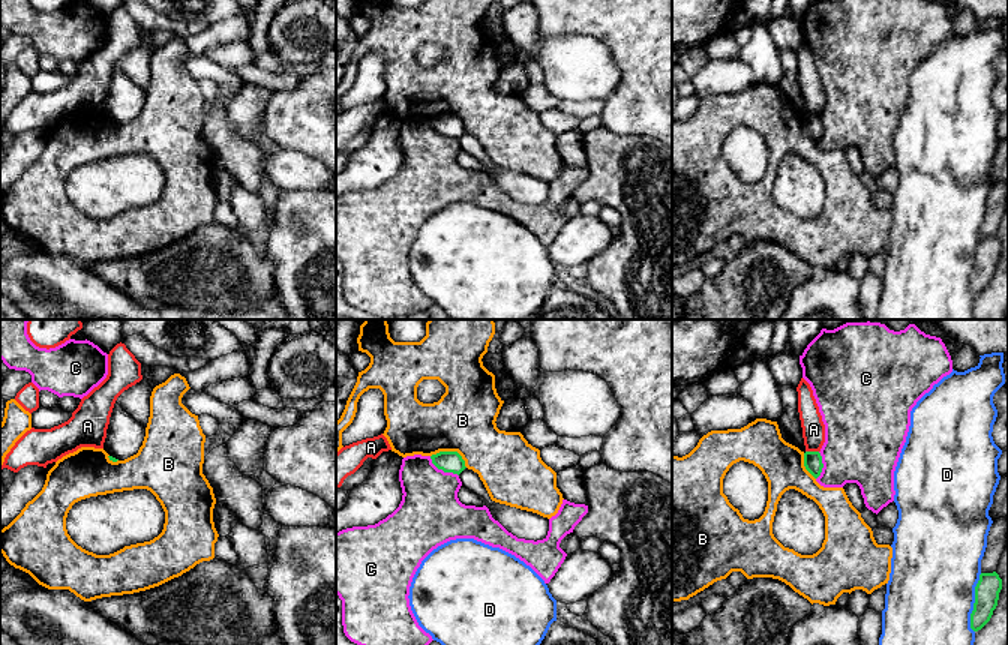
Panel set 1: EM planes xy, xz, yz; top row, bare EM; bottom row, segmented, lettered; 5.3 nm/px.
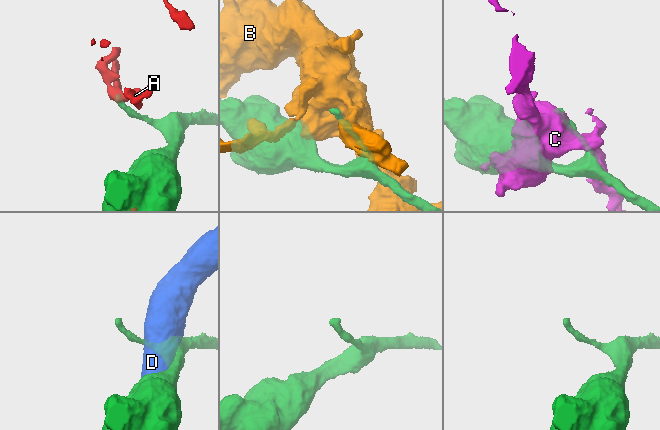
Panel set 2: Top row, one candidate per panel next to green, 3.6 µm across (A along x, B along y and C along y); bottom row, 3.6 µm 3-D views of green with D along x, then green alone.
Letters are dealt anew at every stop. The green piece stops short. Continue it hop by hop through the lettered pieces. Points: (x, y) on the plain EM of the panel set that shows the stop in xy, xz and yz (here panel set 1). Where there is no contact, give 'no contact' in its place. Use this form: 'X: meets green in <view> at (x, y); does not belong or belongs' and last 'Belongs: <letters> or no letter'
A: meets green in yz at (812, 116); does not belong
B: meets green in xz at (452, 116); does not belong
C: meets green in xz at (443, 134); does not belong
D: meets green in yz at (974, 267); does not belong
Belongs: no letter

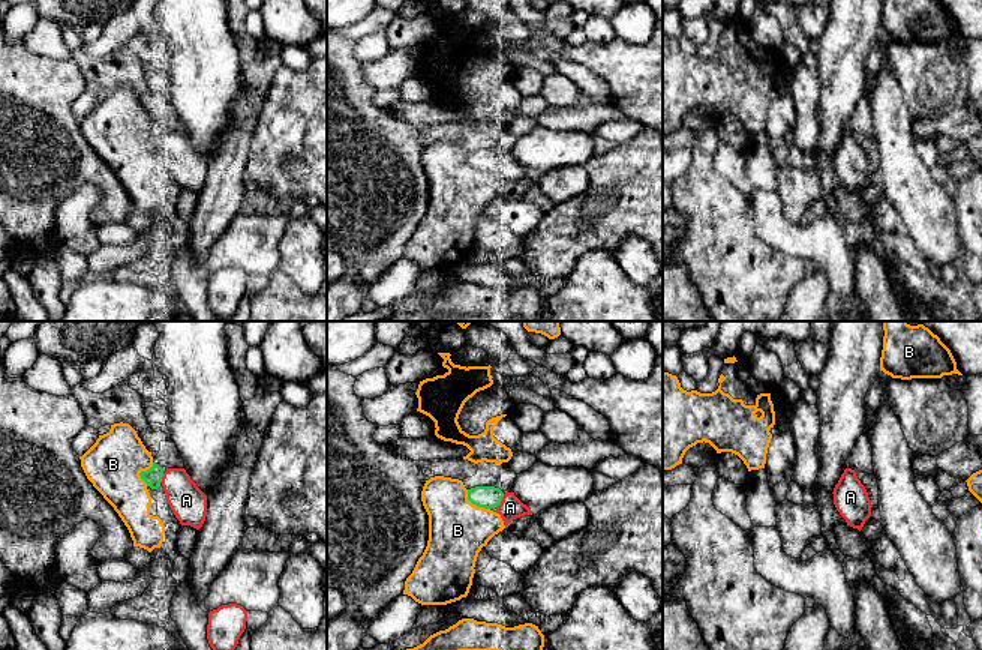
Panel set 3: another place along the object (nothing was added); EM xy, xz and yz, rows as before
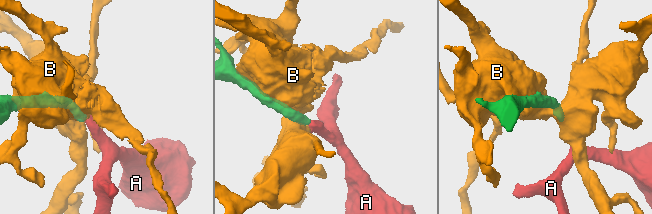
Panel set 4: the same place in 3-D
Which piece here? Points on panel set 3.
A: meets green in xz at (501, 164); belongs
B: meets green in xz at (474, 167); does not belong
Belongs: A

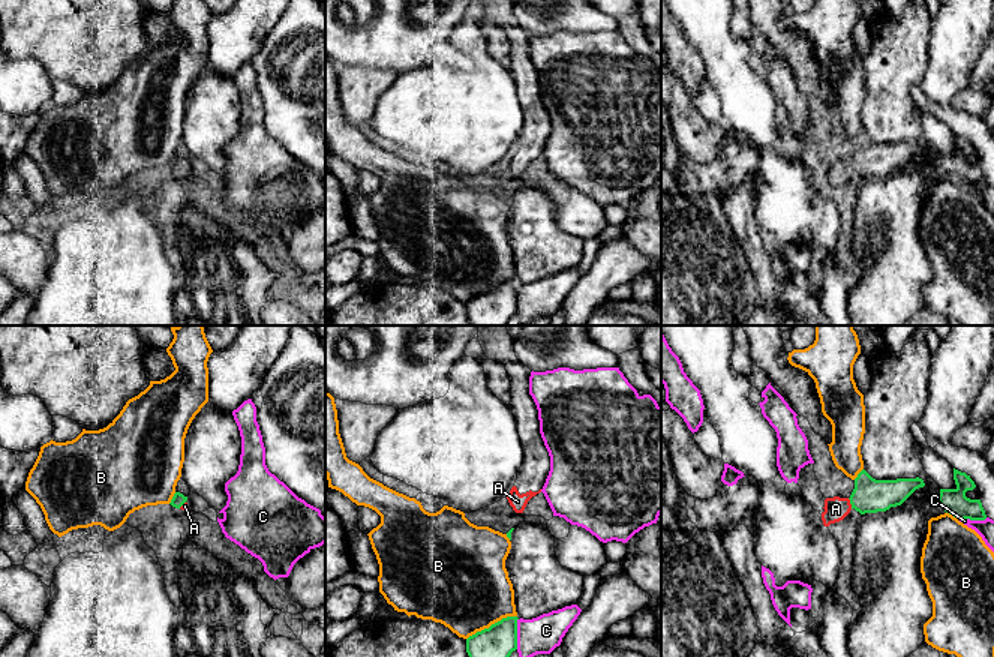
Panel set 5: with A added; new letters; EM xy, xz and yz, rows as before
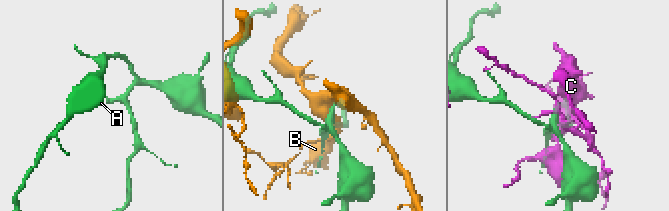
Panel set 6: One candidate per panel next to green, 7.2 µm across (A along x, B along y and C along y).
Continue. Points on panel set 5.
A: meets green in yz at (850, 167); belongs
B: meets green in xz at (492, 288); does not belong
C: meets green in xz at (516, 297); does not belong
Belongs: A

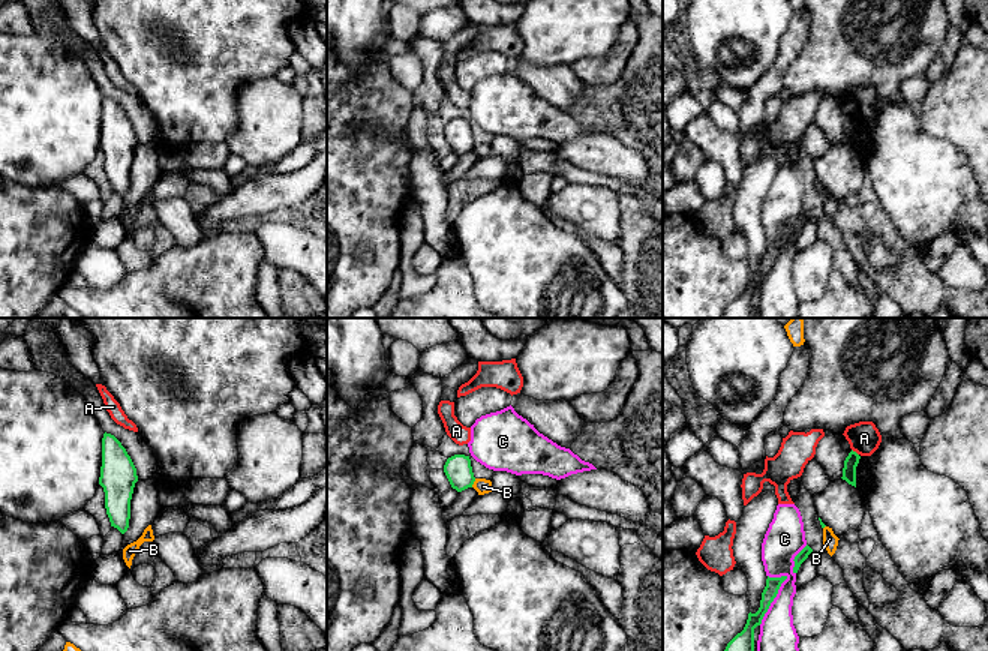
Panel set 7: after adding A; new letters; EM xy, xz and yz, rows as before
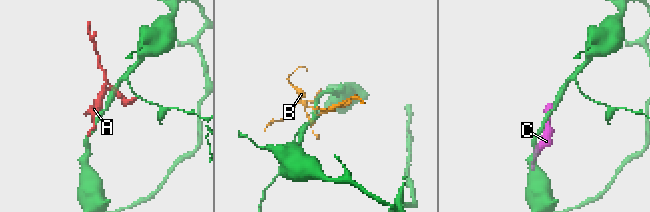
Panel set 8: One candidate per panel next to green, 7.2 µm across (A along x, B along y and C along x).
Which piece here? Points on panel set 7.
A: meets green in yz at (855, 116); does not belong
B: meets green in xz at (473, 147); does not belong
C: meets green in yz at (772, 264); does not belong
Belongs: no letter

